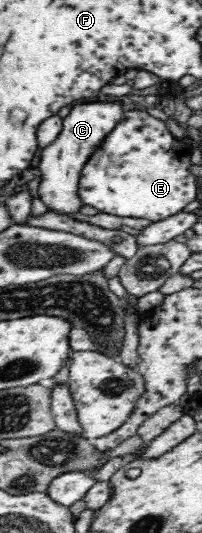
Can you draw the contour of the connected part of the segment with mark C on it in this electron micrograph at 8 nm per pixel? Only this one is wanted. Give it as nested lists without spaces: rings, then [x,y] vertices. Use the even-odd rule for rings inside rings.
[[[86,100],[73,104],[68,115],[62,118],[62,129],[57,138],[46,147],[42,147],[41,161],[38,169],[41,171],[39,198],[49,210],[71,214],[77,213],[79,200],[77,192],[83,165],[98,148],[103,139],[121,122],[125,108],[116,101]]]

